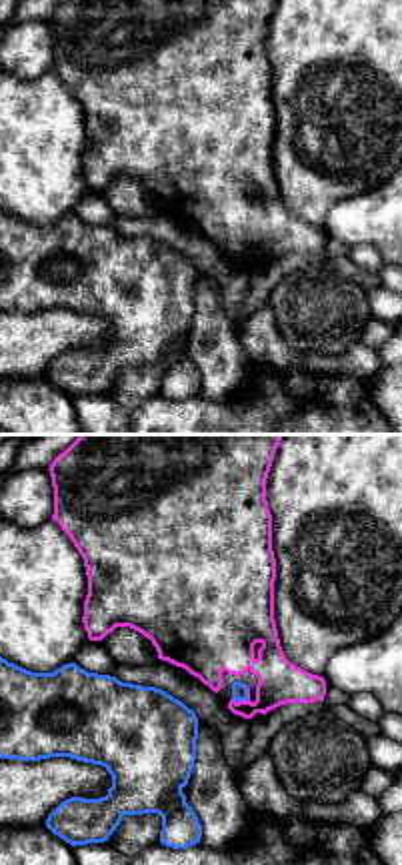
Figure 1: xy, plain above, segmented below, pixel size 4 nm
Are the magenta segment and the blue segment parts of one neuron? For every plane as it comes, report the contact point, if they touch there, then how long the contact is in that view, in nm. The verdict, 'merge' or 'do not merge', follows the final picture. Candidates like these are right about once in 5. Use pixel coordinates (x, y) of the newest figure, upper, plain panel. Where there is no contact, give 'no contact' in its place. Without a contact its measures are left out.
contact (248, 247); length 90 nm

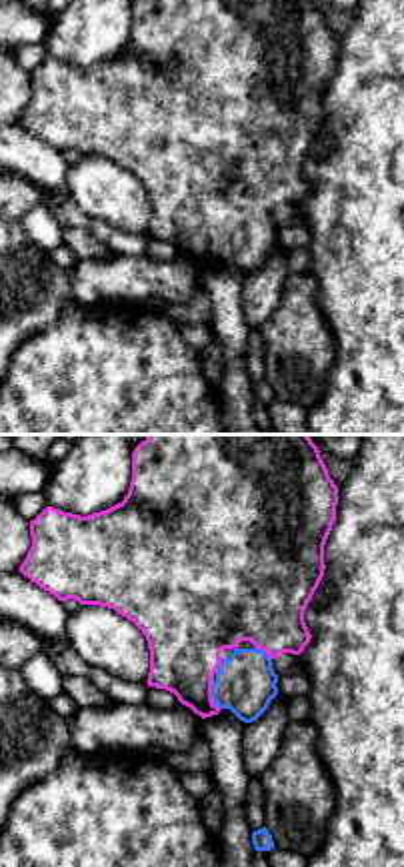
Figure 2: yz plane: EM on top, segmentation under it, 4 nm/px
contact (210, 247); length 120 nm

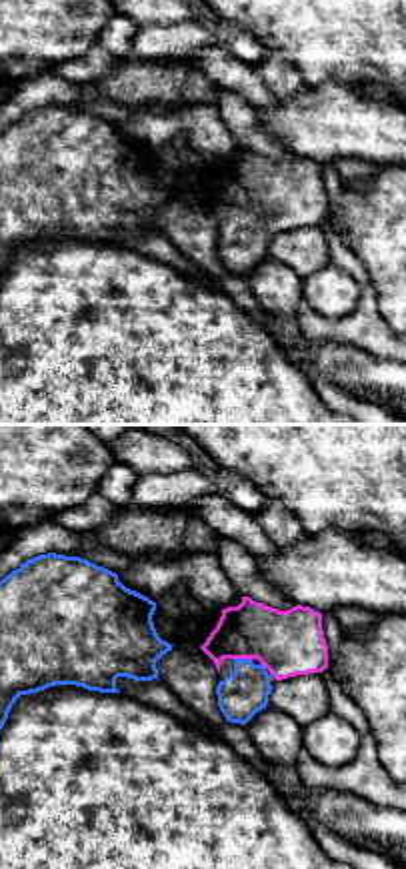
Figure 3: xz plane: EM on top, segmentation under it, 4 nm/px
contact (242, 209); length 70 nm

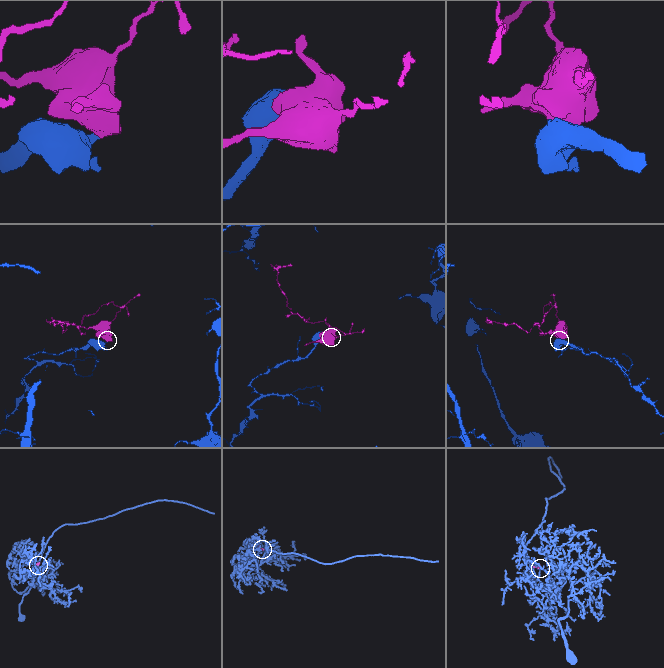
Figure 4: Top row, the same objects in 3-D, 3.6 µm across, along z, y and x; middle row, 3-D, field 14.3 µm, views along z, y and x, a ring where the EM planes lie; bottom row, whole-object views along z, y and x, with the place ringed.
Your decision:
merge

